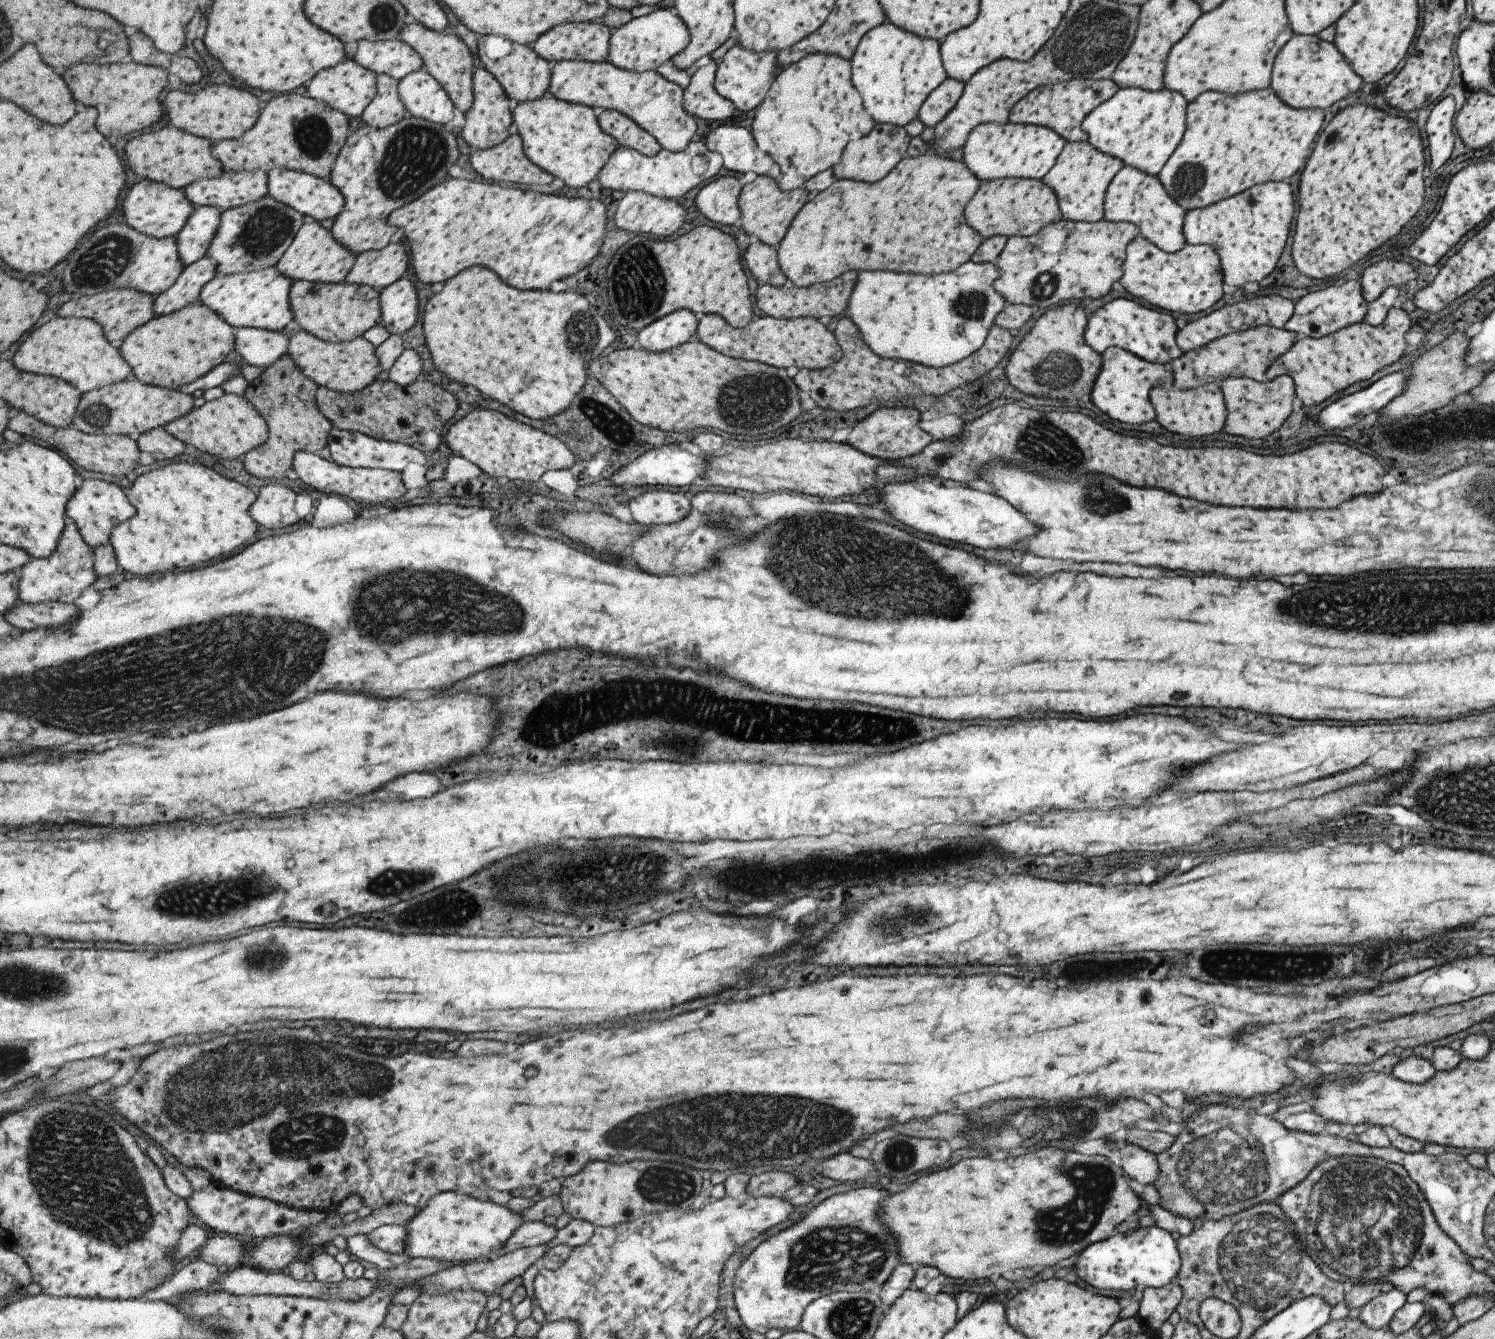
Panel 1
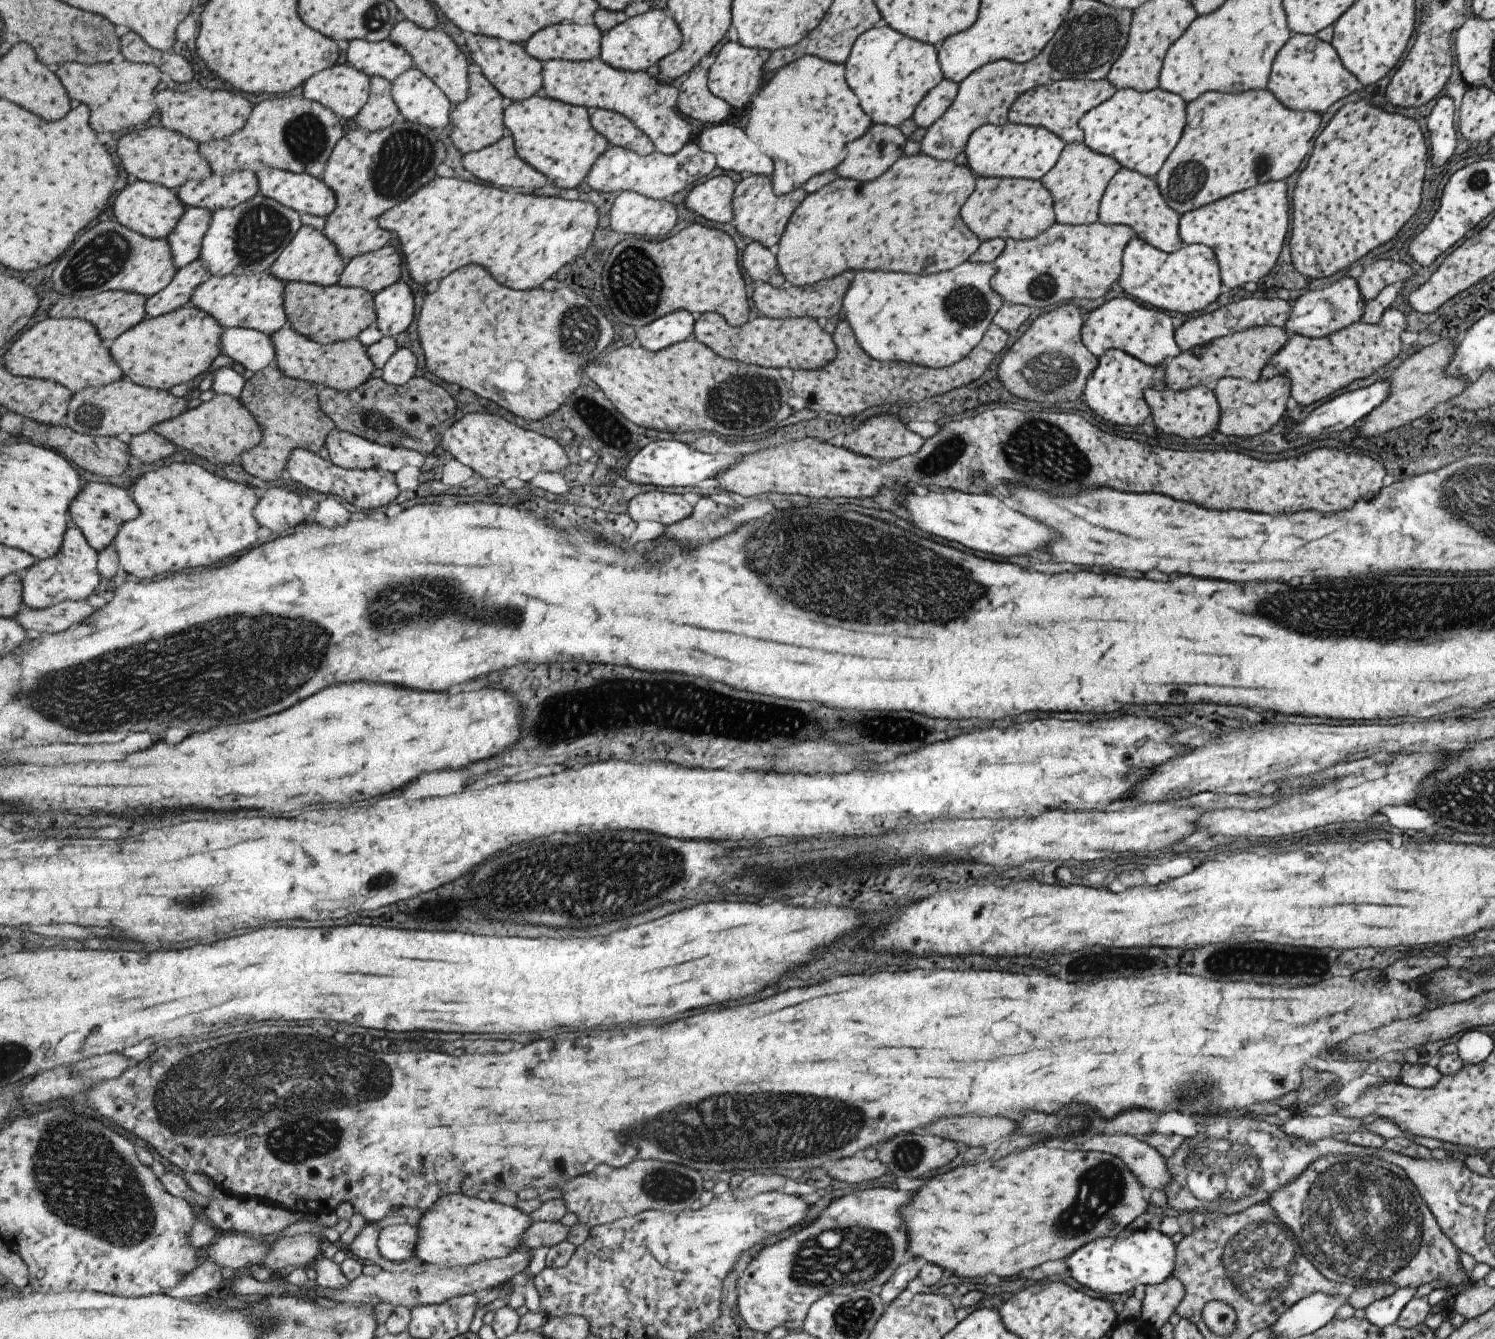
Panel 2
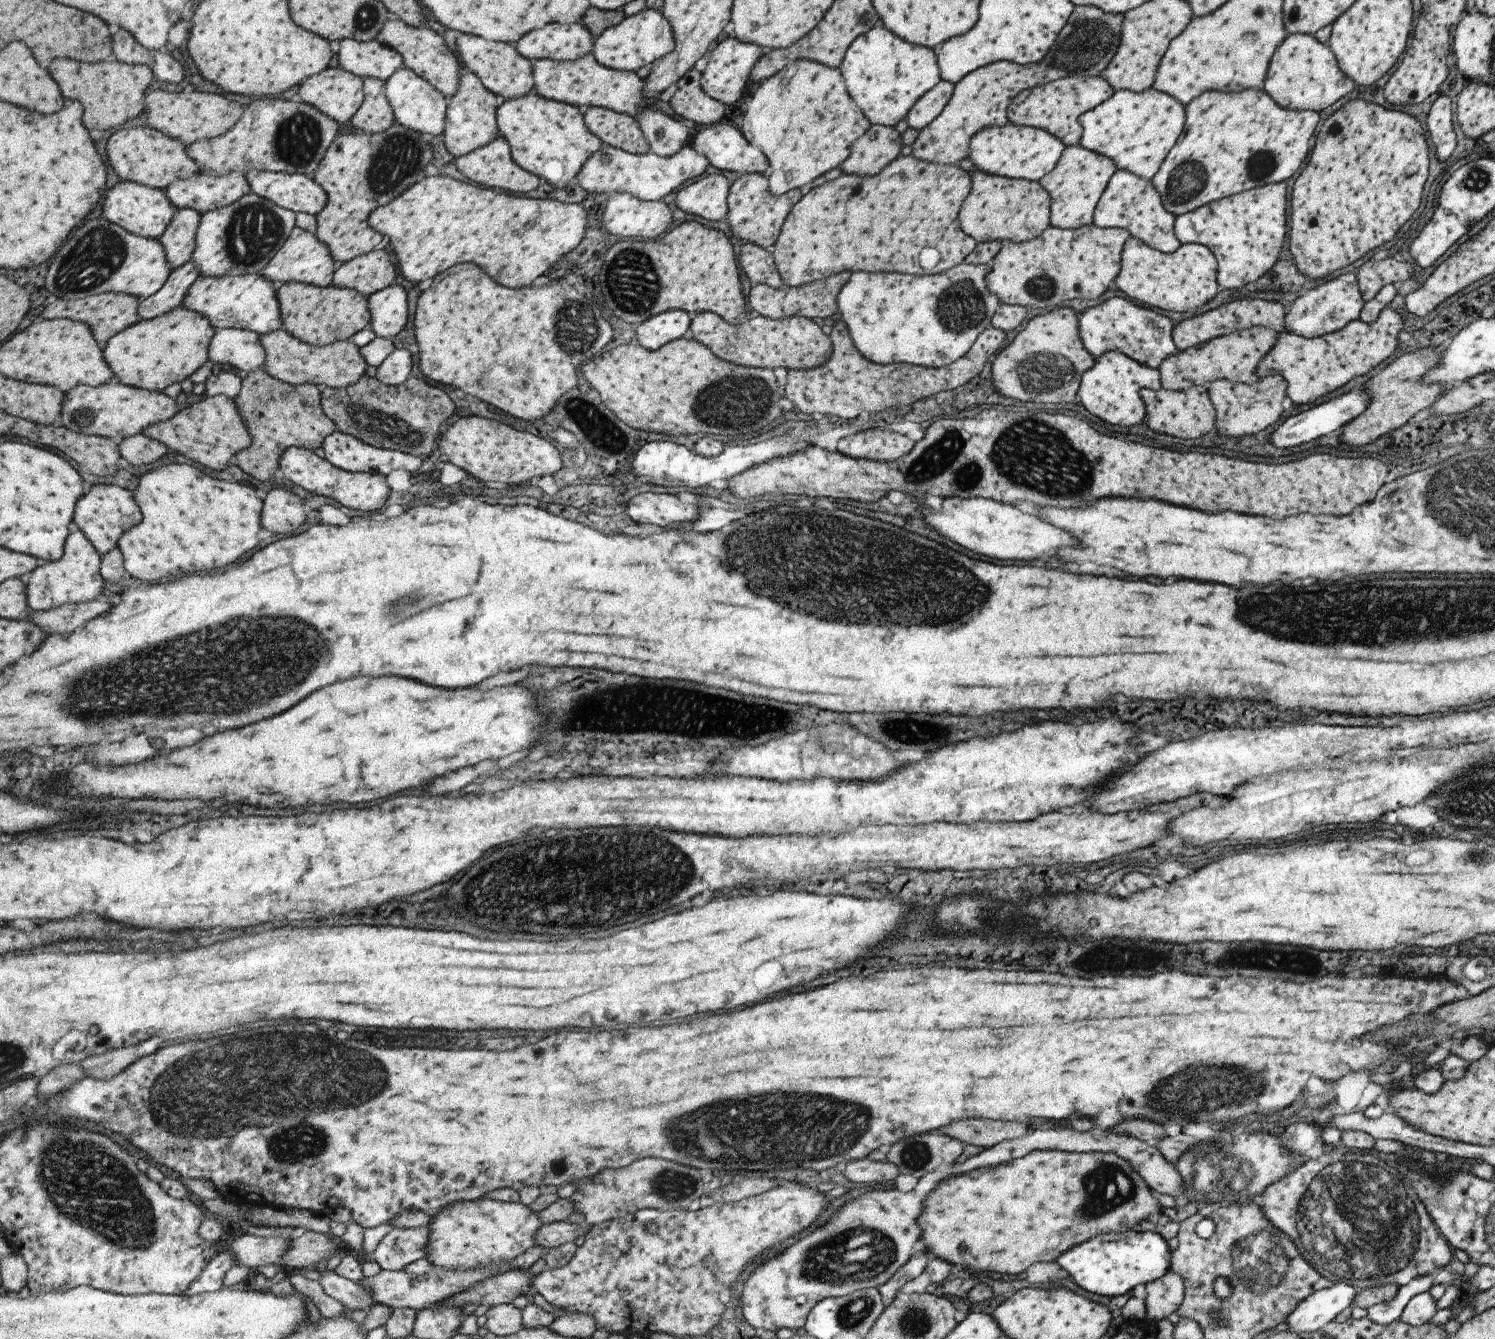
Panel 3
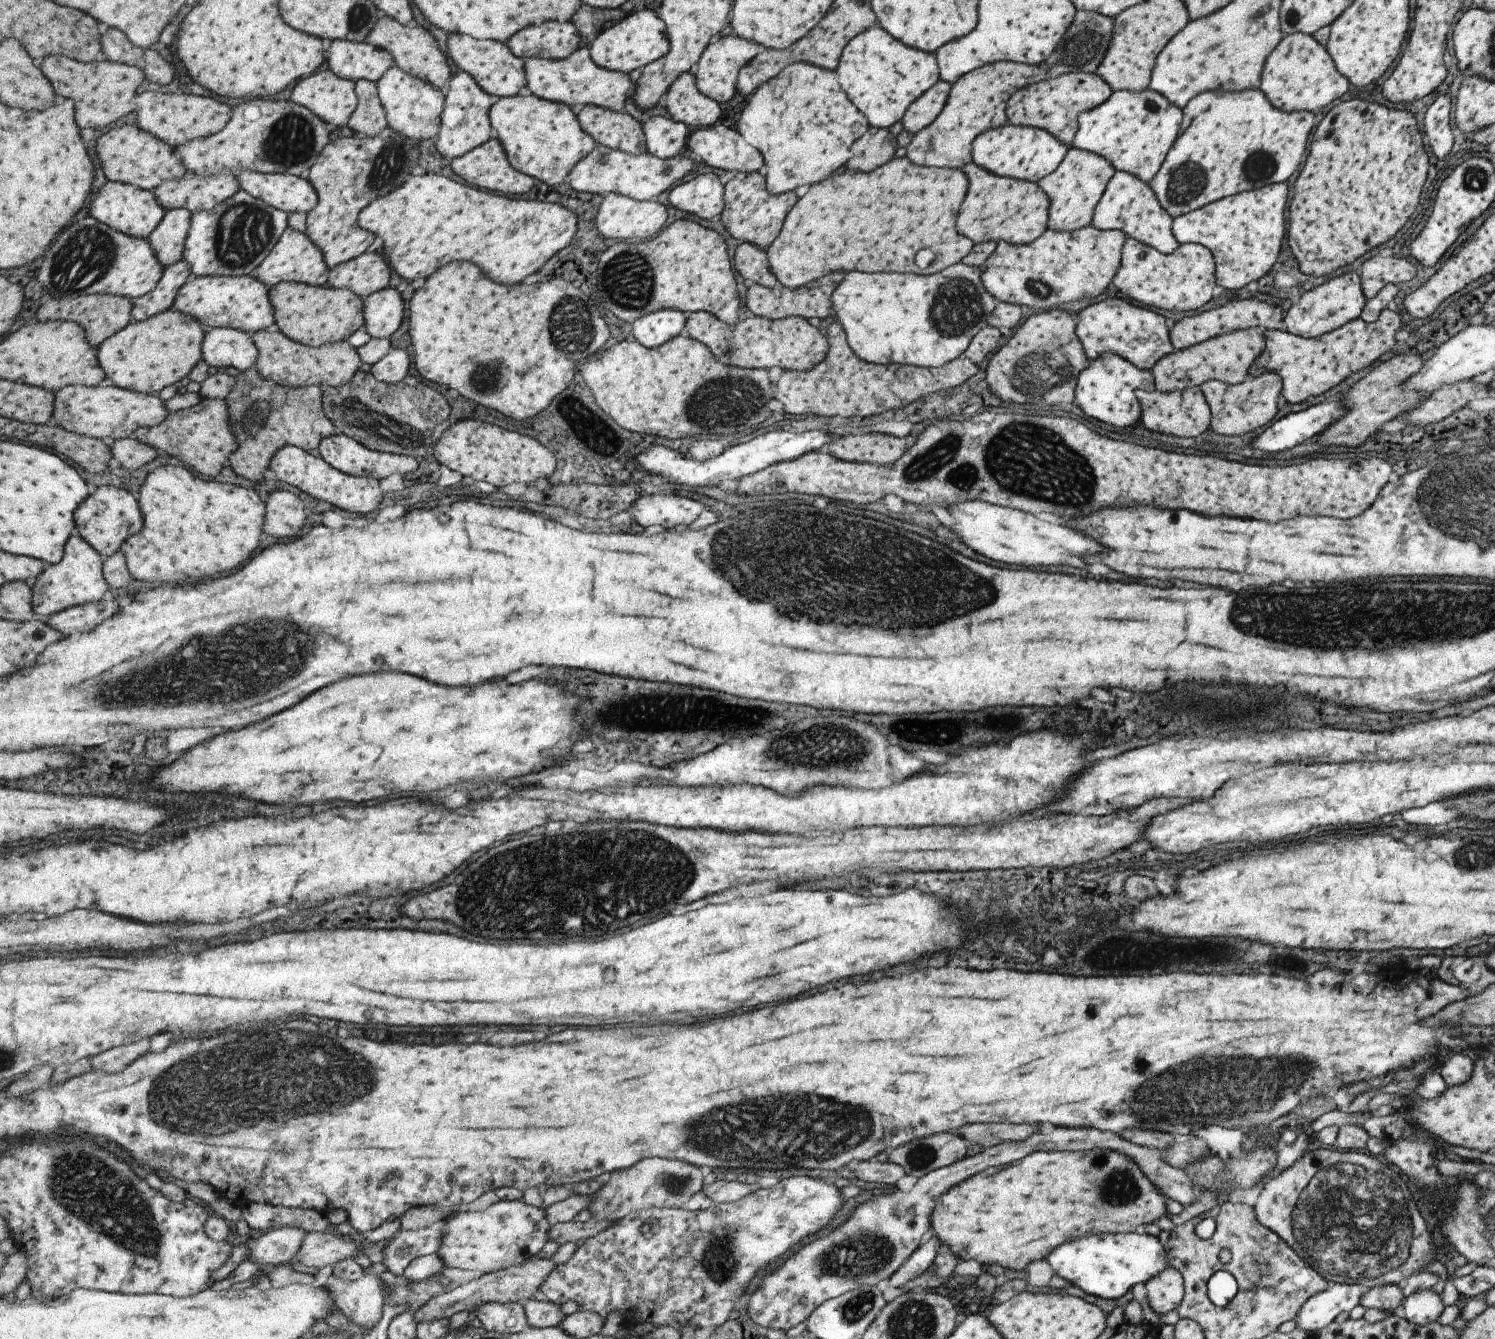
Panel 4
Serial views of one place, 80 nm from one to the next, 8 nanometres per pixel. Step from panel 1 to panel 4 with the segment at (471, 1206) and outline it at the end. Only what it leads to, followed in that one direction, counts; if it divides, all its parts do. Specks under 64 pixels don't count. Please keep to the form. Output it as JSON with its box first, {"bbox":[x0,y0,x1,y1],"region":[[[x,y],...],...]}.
{"bbox":[438,1201,553,1275],"region":[[[497,1201],[483,1210],[456,1211],[444,1222],[444,1235],[438,1255],[447,1268],[461,1268],[485,1275],[523,1264],[526,1258],[543,1250],[553,1224],[547,1212],[525,1201]]]}

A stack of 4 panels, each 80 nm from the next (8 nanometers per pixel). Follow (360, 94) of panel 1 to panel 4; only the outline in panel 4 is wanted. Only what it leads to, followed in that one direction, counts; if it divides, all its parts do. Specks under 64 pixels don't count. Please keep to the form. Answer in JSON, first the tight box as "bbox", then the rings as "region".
{"bbox":[291,69,360,127],"region":[[[326,69],[301,80],[291,100],[306,106],[332,127],[347,126],[360,102],[356,86],[356,81]]]}

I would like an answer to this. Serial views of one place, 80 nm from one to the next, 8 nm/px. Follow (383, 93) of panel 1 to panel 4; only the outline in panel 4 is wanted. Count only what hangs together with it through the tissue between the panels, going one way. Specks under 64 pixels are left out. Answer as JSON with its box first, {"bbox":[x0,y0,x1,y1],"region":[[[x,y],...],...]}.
{"bbox":[347,79,390,137],"region":[[[359,79],[356,83],[360,102],[347,126],[353,130],[354,134],[370,137],[389,131],[390,124],[384,104],[380,99],[378,84],[367,79]]]}

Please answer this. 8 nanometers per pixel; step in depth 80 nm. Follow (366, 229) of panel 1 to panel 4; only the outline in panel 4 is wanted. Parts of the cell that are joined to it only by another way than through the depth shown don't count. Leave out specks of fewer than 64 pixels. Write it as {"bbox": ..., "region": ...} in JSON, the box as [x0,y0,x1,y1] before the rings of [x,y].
{"bbox":[307,131,421,268],"region":[[[387,131],[370,137],[353,134],[336,138],[324,148],[313,165],[309,180],[319,193],[319,204],[307,214],[307,234],[324,252],[333,268],[367,252],[376,234],[360,225],[361,211],[373,201],[386,197],[404,185],[421,158],[421,141],[397,131]]]}

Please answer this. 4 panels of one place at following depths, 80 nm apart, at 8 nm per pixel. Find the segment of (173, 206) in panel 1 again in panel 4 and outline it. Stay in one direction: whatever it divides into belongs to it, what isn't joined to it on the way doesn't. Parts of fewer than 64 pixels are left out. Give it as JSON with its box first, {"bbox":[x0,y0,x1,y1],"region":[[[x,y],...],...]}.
{"bbox":[93,181,166,239],"region":[[[119,181],[106,182],[103,188],[99,190],[95,202],[93,202],[93,216],[97,220],[107,223],[111,228],[125,234],[146,239],[163,222],[166,212],[166,208],[158,199],[155,190],[145,190],[144,188]]]}

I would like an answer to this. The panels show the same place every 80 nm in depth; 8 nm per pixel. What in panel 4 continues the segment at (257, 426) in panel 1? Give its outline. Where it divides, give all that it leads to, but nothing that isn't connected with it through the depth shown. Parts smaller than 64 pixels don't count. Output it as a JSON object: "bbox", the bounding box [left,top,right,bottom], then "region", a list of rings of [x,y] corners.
{"bbox":[133,398,240,478],"region":[[[203,398],[197,405],[169,413],[167,420],[164,420],[161,424],[138,428],[133,437],[158,448],[159,451],[168,452],[171,456],[182,460],[185,466],[205,478],[216,478],[229,465],[230,456],[240,447],[240,441],[232,429],[228,401],[222,398]]]}

